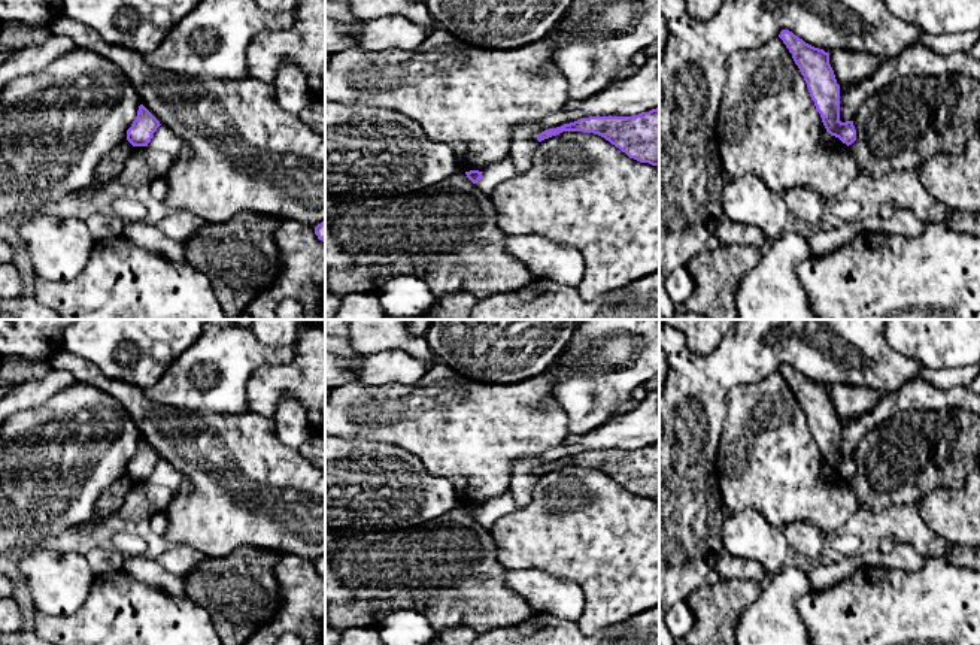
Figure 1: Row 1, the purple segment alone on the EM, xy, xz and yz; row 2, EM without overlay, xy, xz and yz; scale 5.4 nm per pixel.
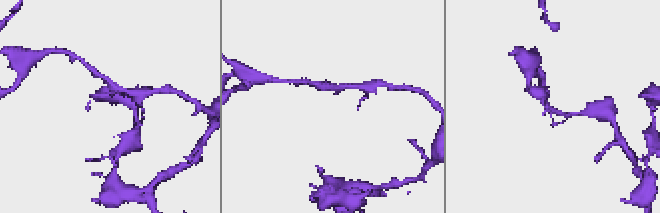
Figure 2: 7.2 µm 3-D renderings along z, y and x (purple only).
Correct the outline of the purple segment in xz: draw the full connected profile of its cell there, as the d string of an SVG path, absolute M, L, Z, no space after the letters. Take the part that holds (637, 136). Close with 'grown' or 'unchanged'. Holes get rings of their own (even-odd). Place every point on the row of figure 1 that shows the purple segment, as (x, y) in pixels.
M659 108L632 116L589 116L549 128L537 136L541 142L562 131L594 133L629 158L659 167Z | unchanged

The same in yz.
M782 30L783 40L807 84L816 110L831 136L847 146L856 140L853 121L840 121L840 85L829 64L829 54L805 43L789 30Z | unchanged

